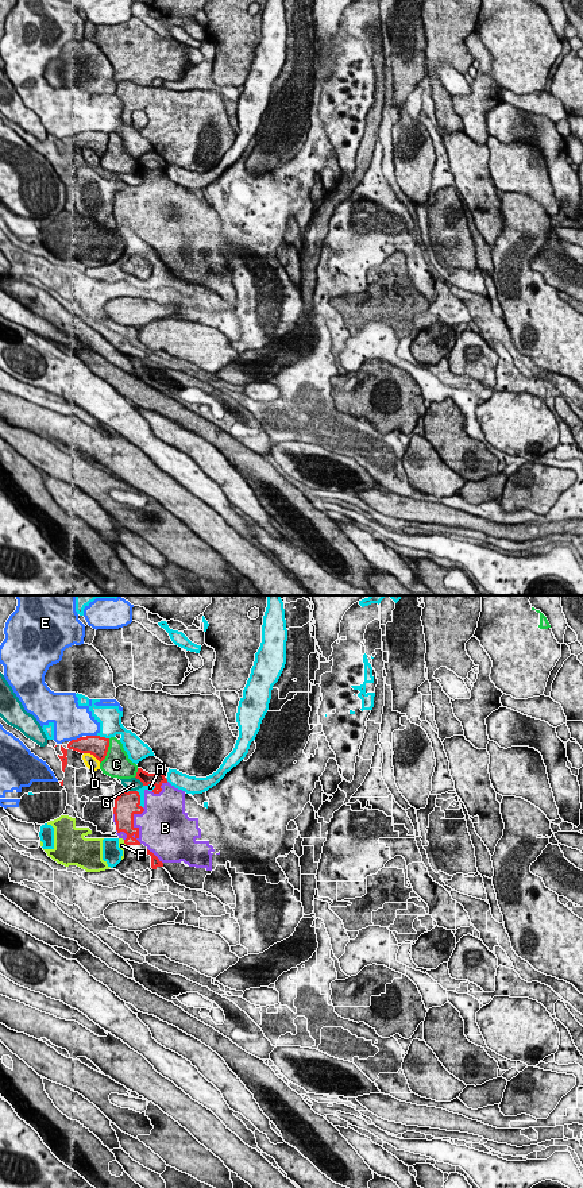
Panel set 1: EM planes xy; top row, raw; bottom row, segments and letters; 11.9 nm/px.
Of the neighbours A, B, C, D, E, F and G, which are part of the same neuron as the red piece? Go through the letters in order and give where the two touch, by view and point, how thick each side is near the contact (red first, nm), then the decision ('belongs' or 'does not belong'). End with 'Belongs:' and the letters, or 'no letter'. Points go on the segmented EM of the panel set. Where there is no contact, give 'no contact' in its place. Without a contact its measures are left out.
A: xy (139, 799) | 280/90 nm | does not belong
B: xy (132, 824) | 280/360 nm | belongs
C: xy (107, 751) | 240/320 nm | does not belong
D: xy (92, 753) | 240/160 nm | does not belong
E: xy (77, 739) | 240/420 nm | does not belong
F: xy (124, 843) | 220/90 nm | does not belong
G: xy (139, 779) | 160/160 nm | does not belong
Belongs: B

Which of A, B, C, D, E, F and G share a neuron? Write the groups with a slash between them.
A E F G / B / C / D

